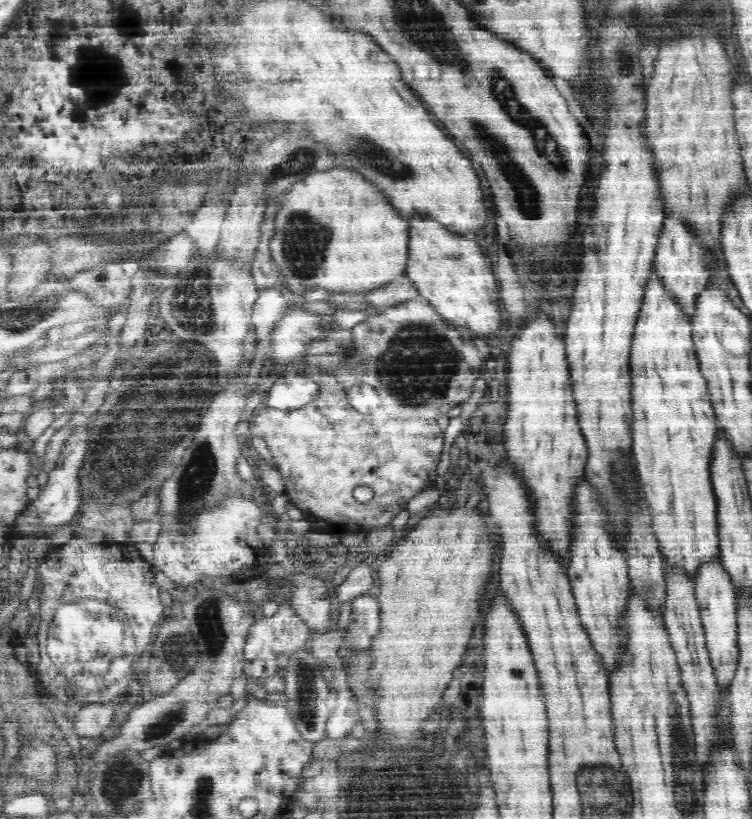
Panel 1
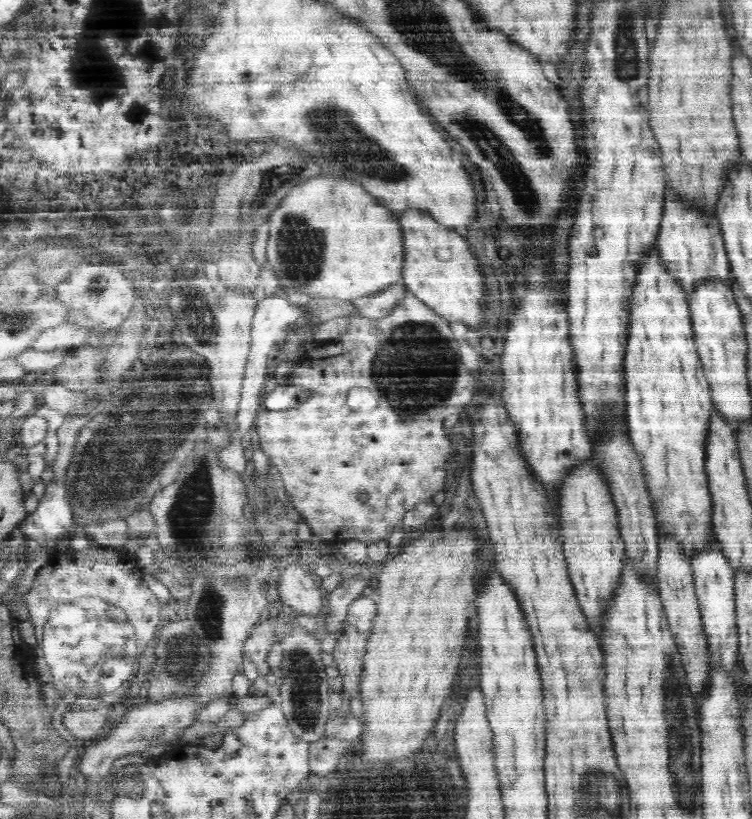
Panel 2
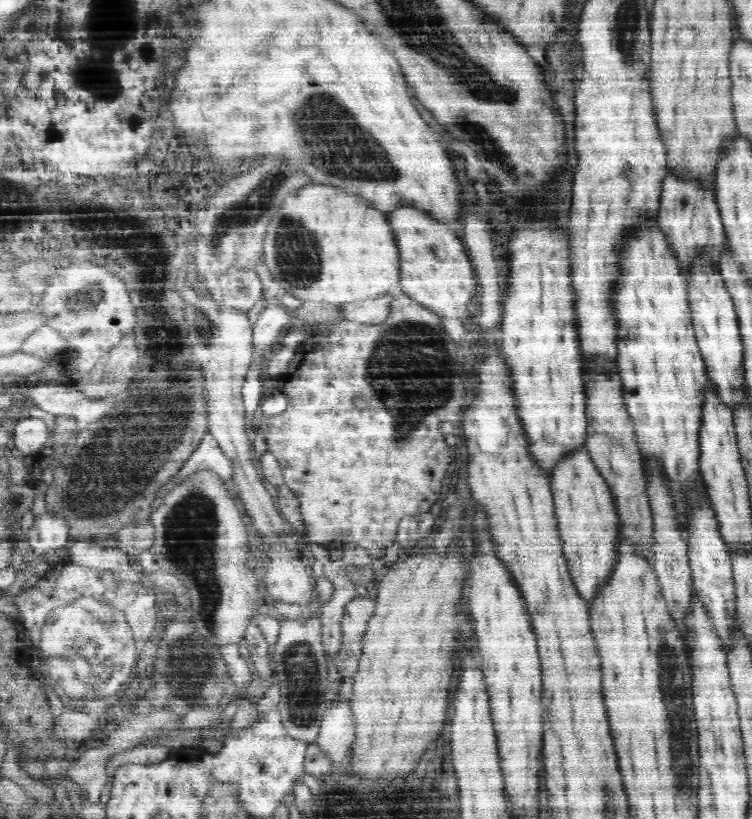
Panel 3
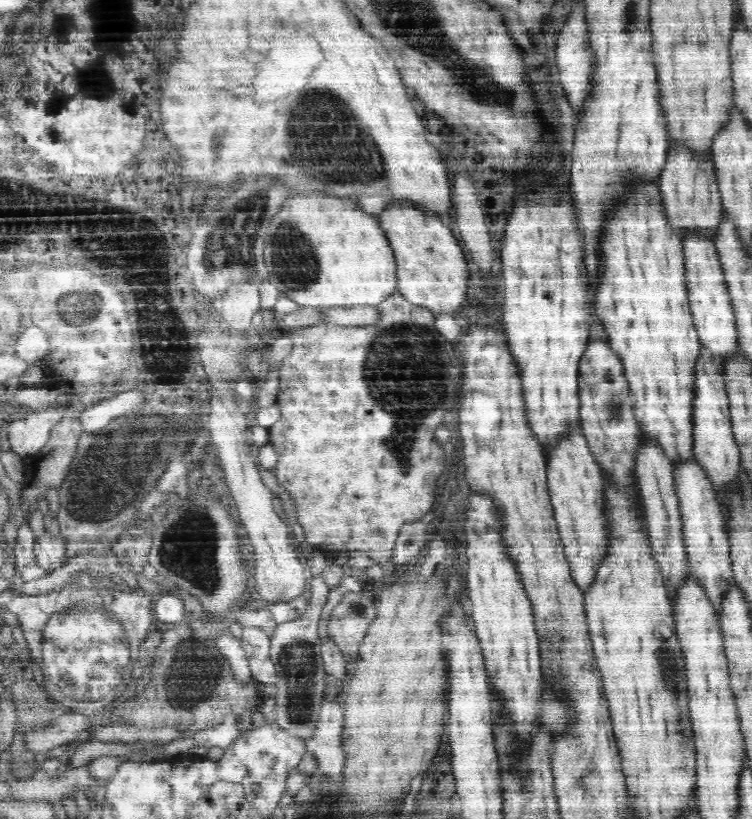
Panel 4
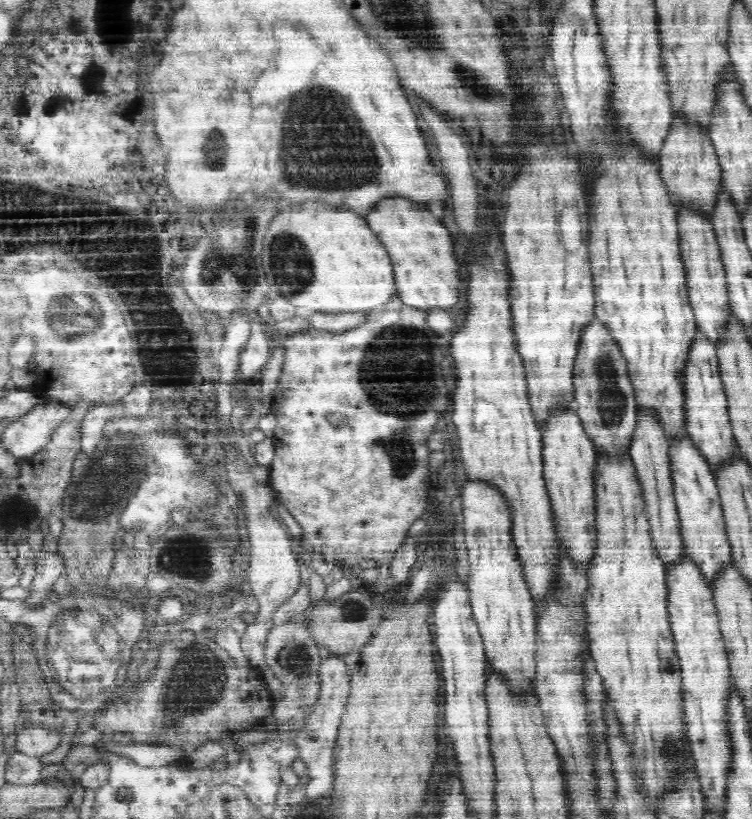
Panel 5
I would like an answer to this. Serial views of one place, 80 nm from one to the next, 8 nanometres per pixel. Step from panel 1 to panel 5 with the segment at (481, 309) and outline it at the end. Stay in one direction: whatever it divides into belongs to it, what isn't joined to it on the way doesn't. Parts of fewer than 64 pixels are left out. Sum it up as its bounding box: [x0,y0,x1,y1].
[364,198,460,312]

